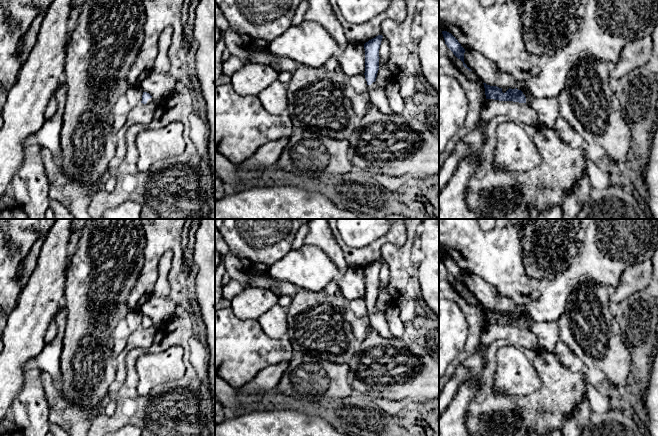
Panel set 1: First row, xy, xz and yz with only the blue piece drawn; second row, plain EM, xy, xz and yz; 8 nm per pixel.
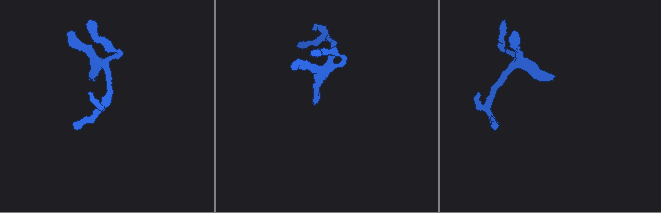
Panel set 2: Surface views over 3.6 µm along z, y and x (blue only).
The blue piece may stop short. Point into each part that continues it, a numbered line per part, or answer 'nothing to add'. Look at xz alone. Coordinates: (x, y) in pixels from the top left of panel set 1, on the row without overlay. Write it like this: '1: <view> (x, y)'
1: xz (378, 322)

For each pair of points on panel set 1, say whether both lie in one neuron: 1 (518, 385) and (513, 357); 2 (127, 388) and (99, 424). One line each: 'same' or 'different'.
1: same
2: same

